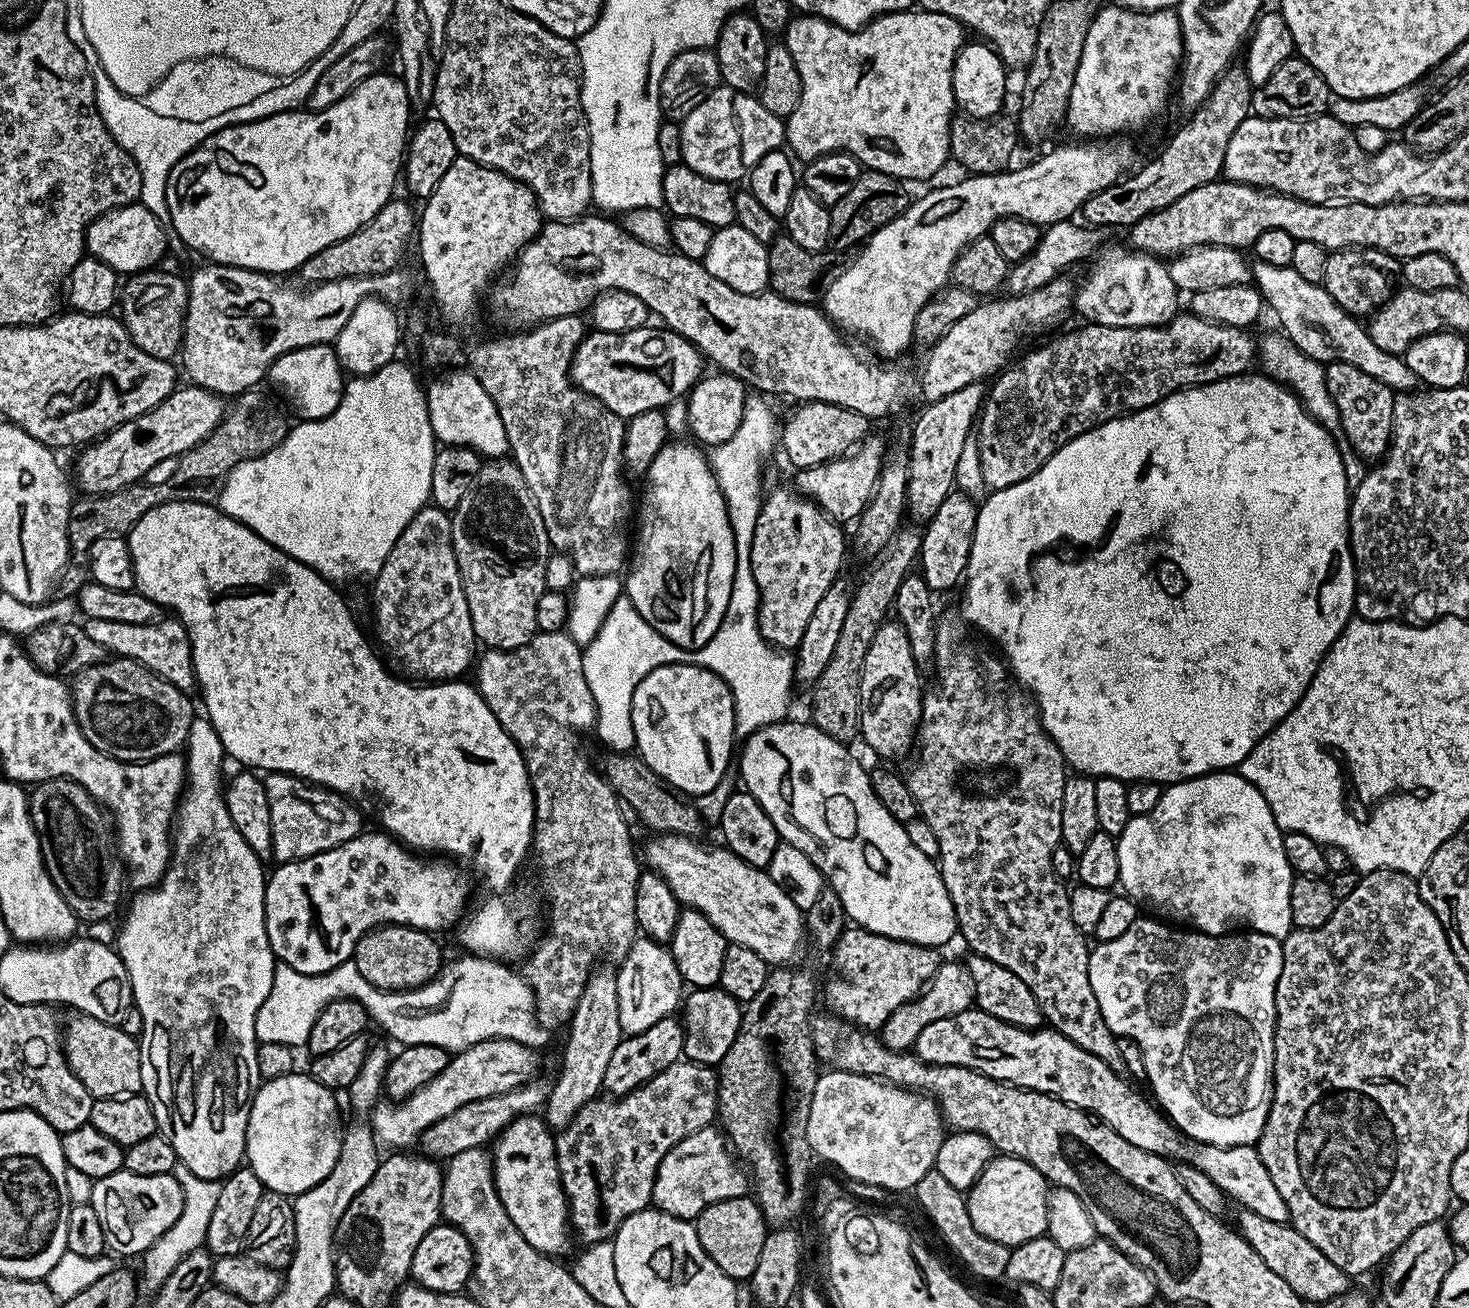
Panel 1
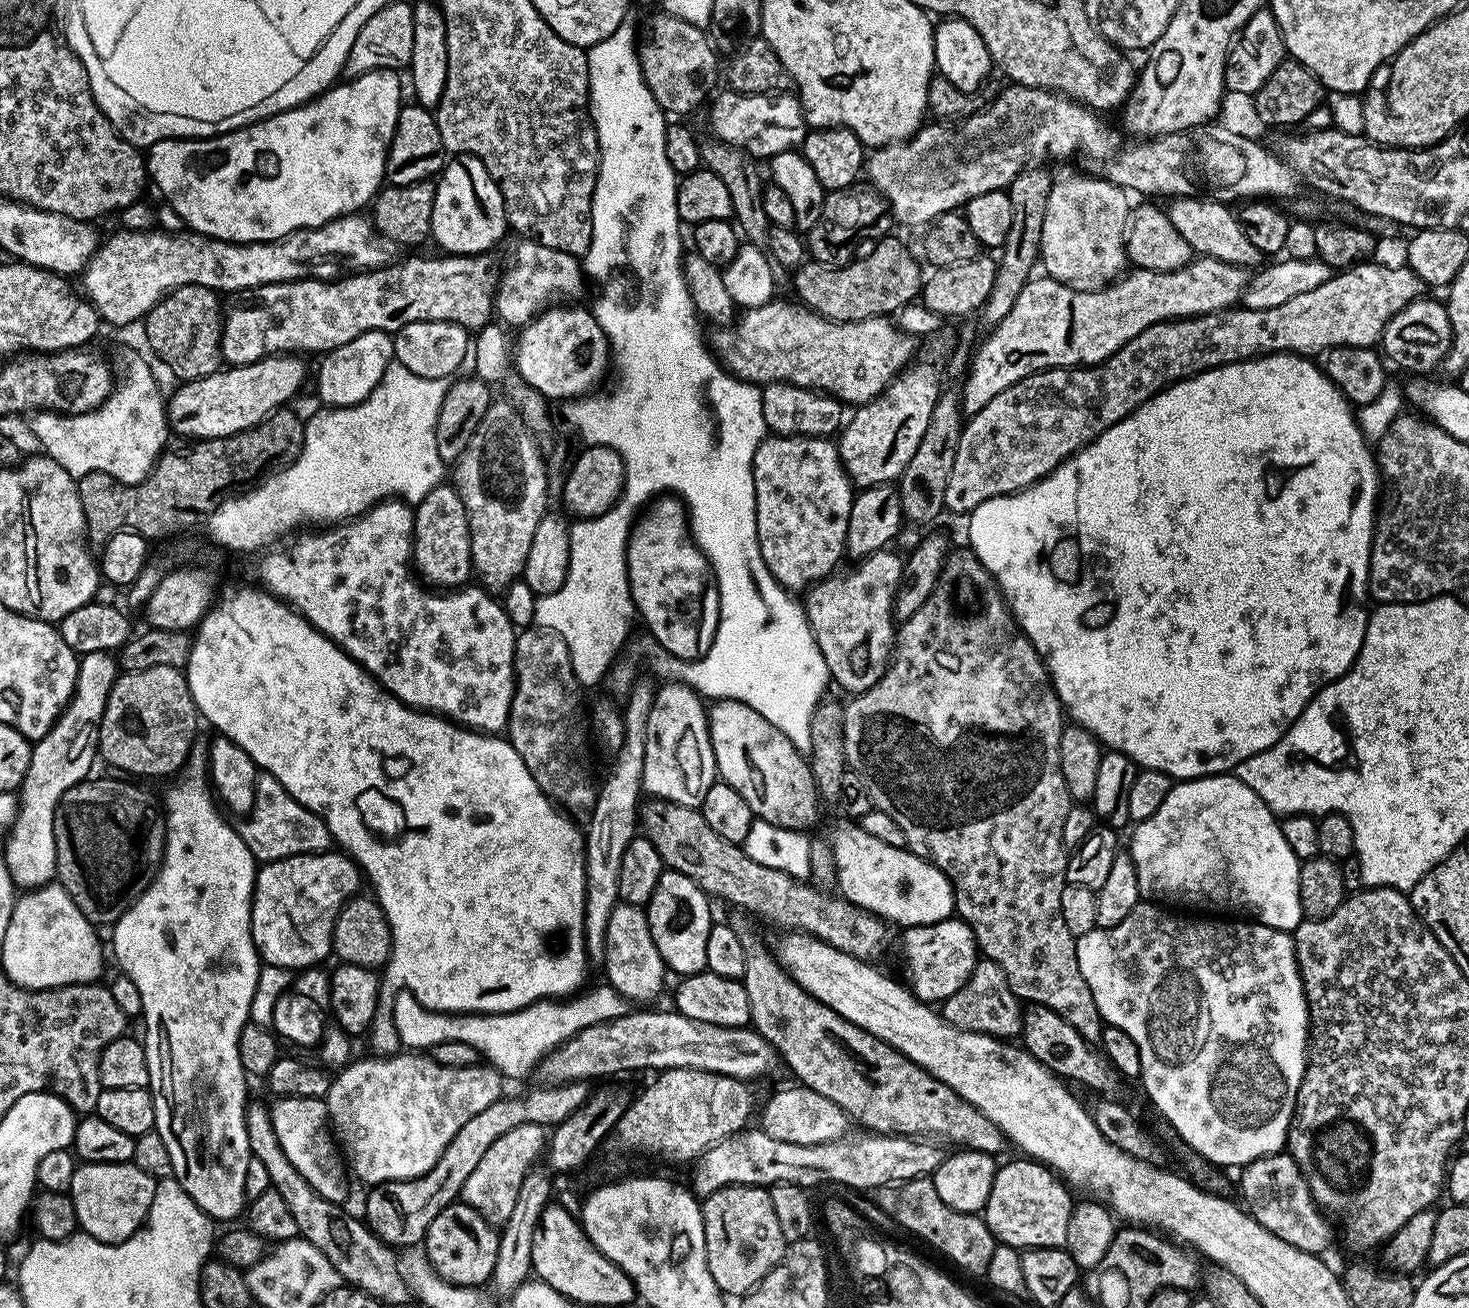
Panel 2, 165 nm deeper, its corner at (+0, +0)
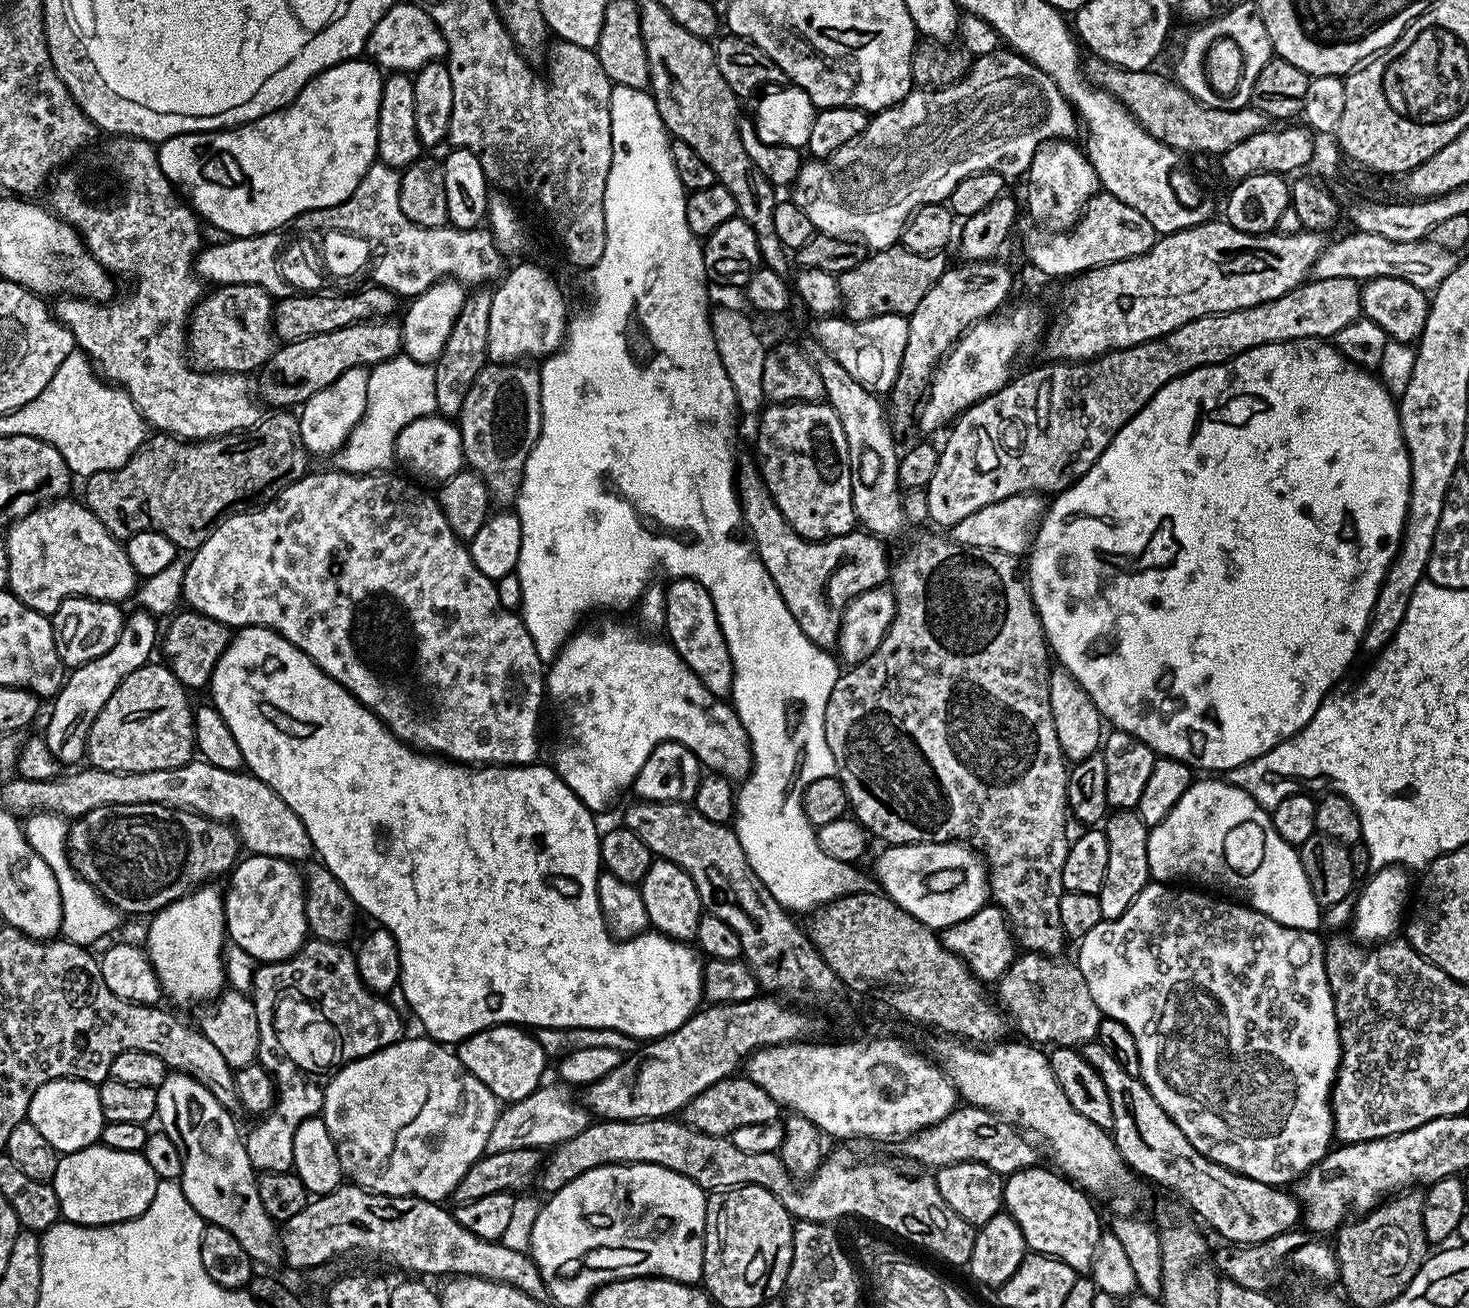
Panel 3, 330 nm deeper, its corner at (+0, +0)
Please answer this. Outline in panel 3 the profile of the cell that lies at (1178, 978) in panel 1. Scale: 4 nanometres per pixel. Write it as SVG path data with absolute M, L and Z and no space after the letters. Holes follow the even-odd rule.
M1150 882L1144 887L1142 894L1134 898L1126 914L1122 914L1117 920L1101 920L1078 944L1078 963L1082 978L1086 978L1086 986L1090 986L1094 1002L1098 1002L1101 1013L1107 1019L1122 1022L1126 1030L1134 1034L1134 1042L1138 1042L1140 1079L1150 1090L1150 1094L1154 1094L1158 1106L1162 1106L1162 1110L1170 1114L1178 1130L1182 1130L1182 1134L1192 1140L1194 1150L1246 1178L1277 1186L1288 1186L1299 1180L1303 1173L1320 1163L1334 1144L1331 1099L1336 1071L1340 1069L1340 1031L1330 982L1326 978L1325 941L1318 937L1316 932L1287 928L1243 903L1217 898L1204 890L1173 886L1168 882Z

